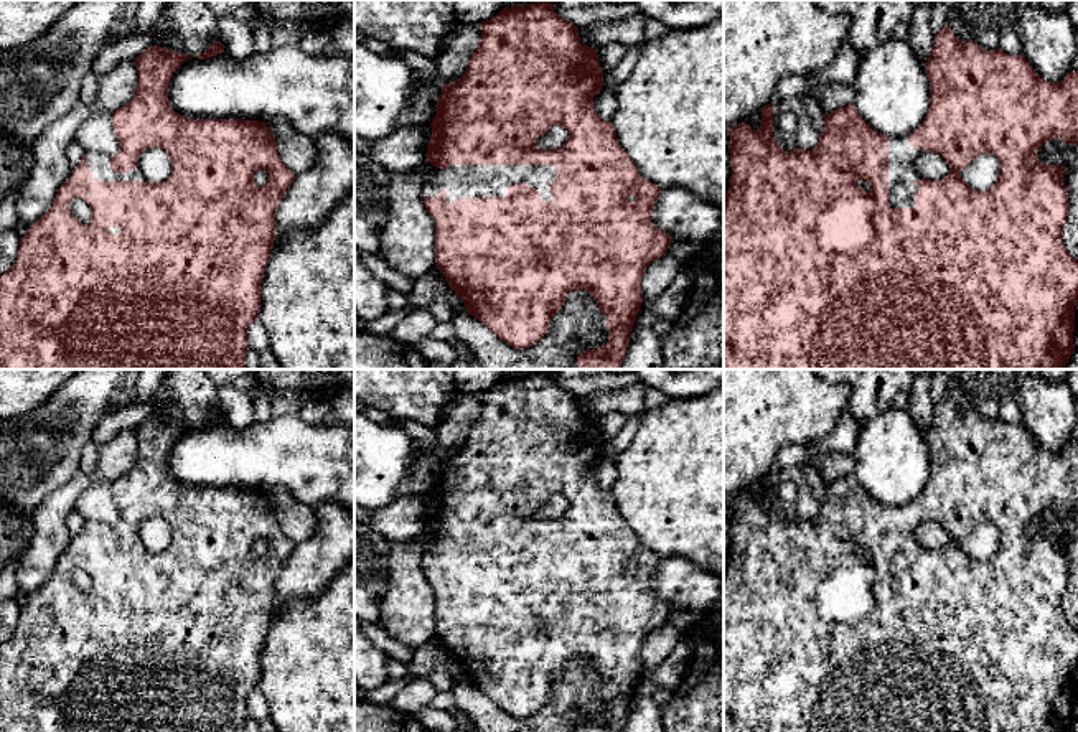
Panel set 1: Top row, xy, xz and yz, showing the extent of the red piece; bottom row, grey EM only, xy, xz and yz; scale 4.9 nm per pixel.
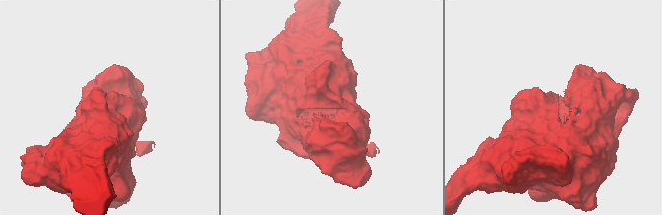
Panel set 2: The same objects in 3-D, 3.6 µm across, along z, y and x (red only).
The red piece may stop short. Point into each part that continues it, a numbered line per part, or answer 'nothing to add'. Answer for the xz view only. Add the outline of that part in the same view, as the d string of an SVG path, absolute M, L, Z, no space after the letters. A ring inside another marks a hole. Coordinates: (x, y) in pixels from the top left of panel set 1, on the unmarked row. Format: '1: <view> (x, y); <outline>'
1: xz (459, 549); M448 534L435 537L435 547L424 552L422 565L437 567L447 561L447 572L458 567L506 565L508 557L526 551L539 561L542 570L552 569L551 552L555 547L552 534Z

